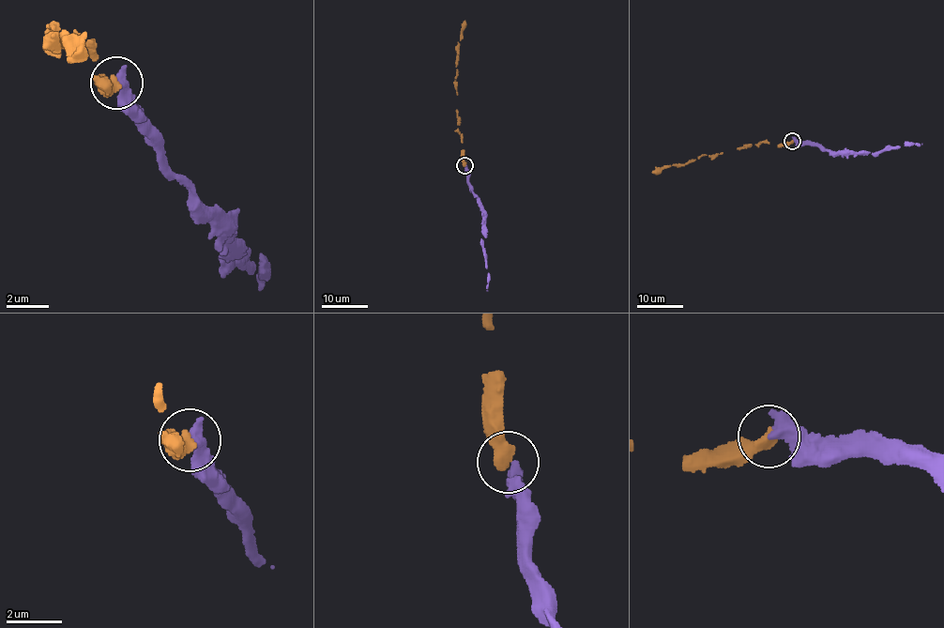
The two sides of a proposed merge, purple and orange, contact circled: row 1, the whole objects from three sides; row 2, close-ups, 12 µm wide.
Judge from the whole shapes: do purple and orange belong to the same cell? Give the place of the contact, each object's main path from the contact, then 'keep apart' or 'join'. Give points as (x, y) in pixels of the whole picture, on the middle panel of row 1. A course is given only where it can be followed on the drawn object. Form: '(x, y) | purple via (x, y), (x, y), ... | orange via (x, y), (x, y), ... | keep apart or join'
(464, 165) | purple via (465, 165), (470, 191), (483, 212), (481, 248), (488, 272), (487, 290) | orange via (464, 165), (461, 133), (458, 129), (454, 77), (459, 41), (464, 20) | join

